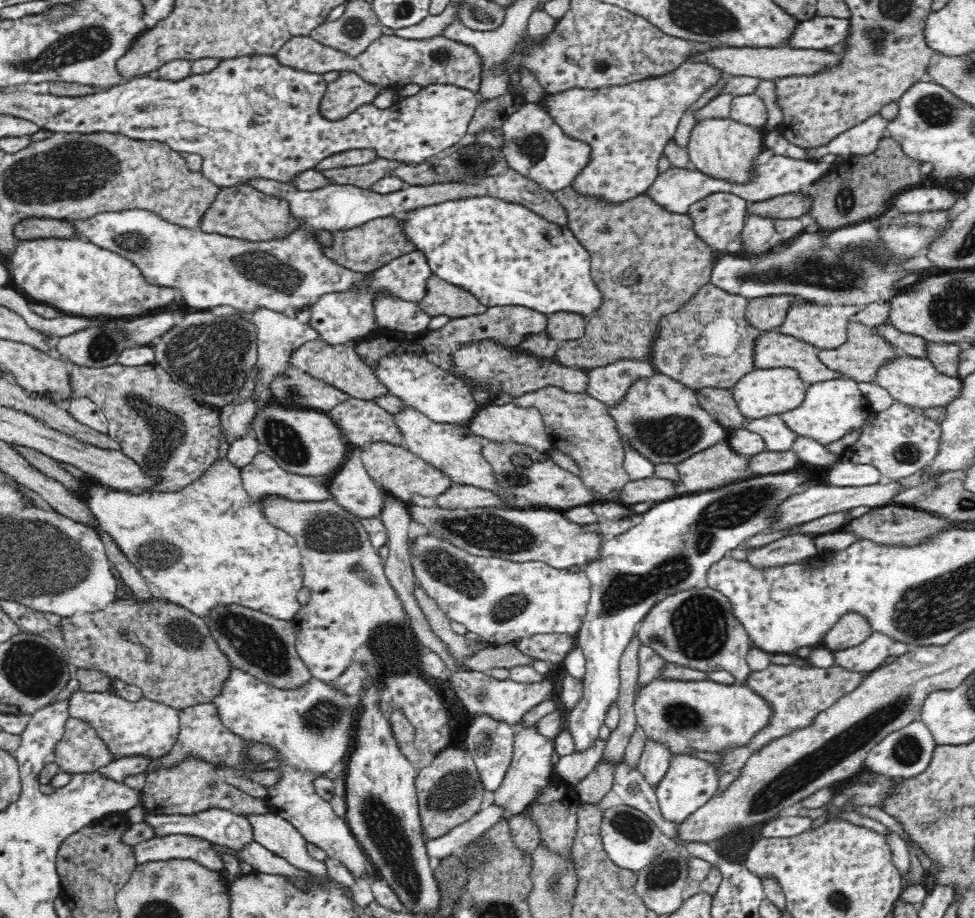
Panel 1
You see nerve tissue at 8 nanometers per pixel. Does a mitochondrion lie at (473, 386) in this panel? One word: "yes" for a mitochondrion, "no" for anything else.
no

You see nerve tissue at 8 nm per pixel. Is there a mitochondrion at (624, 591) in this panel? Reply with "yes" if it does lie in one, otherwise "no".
yes

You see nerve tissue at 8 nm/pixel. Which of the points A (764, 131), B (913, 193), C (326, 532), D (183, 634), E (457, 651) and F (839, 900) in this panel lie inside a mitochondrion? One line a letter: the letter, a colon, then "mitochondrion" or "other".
A: other
B: other
C: mitochondrion
D: mitochondrion
E: other
F: mitochondrion

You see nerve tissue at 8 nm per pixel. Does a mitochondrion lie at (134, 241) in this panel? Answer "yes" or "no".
yes

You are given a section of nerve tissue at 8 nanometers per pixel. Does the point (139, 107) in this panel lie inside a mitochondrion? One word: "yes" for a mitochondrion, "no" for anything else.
yes

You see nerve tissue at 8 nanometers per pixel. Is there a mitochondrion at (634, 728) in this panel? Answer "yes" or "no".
no

